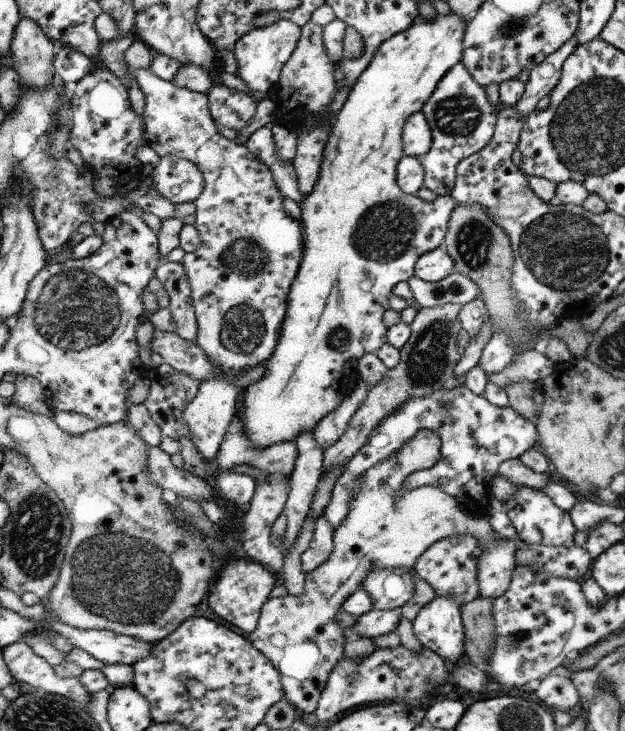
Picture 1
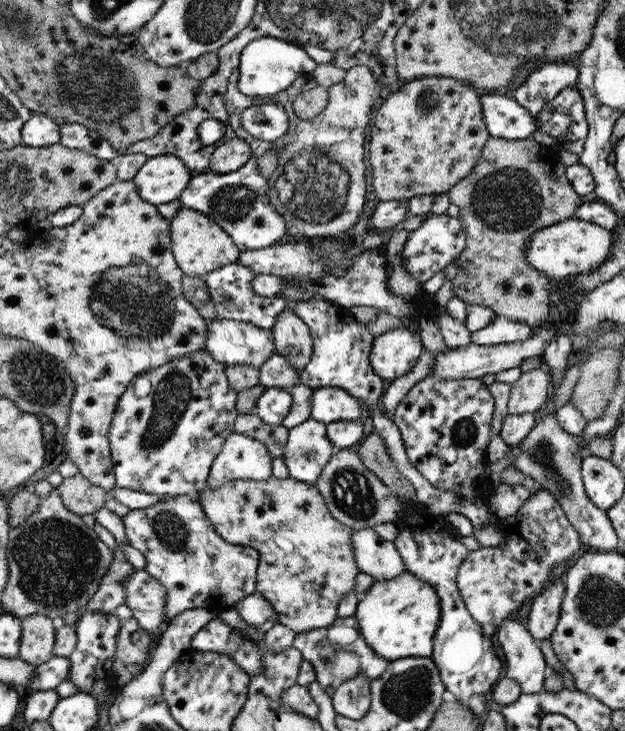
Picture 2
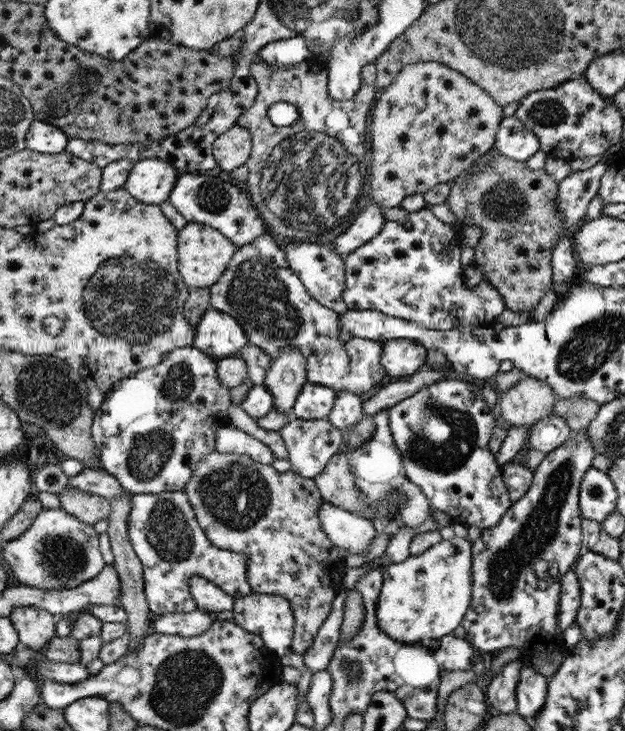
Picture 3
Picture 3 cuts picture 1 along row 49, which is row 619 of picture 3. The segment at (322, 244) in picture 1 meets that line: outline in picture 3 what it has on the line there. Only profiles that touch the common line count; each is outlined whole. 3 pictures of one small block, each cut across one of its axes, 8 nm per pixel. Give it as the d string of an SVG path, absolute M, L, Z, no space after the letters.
M464 537L441 540L420 556L410 556L399 564L388 565L382 570L383 584L379 593L376 616L378 625L392 639L408 644L428 643L432 638L441 639L461 625L472 592L473 553L472 543Z

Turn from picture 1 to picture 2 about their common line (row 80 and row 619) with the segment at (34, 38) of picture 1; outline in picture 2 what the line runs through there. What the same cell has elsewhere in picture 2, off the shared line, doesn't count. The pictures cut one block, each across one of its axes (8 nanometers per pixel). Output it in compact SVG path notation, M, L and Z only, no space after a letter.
M40 614L22 617L21 627L19 657L36 665L52 659L55 653L54 636L57 636L52 618Z

